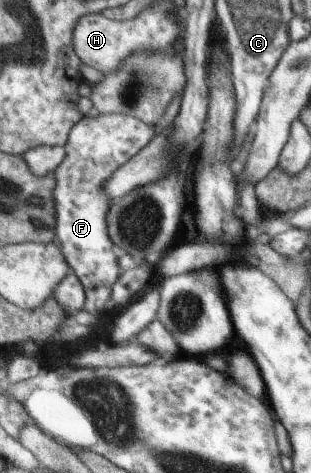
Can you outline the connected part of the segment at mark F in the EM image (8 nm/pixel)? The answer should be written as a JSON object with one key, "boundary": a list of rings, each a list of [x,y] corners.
{"boundary":[[[99,114],[97,117],[86,117],[85,120],[75,126],[70,133],[70,140],[65,147],[65,157],[62,163],[56,168],[56,189],[54,193],[56,208],[58,209],[58,240],[61,252],[71,264],[71,269],[82,282],[86,290],[85,311],[93,313],[115,307],[115,300],[112,298],[112,289],[119,277],[119,265],[117,257],[113,253],[113,242],[108,229],[108,213],[111,211],[113,200],[106,192],[104,182],[109,180],[117,169],[129,164],[129,159],[137,155],[151,139],[153,139],[154,126],[133,117],[129,114]]]}

